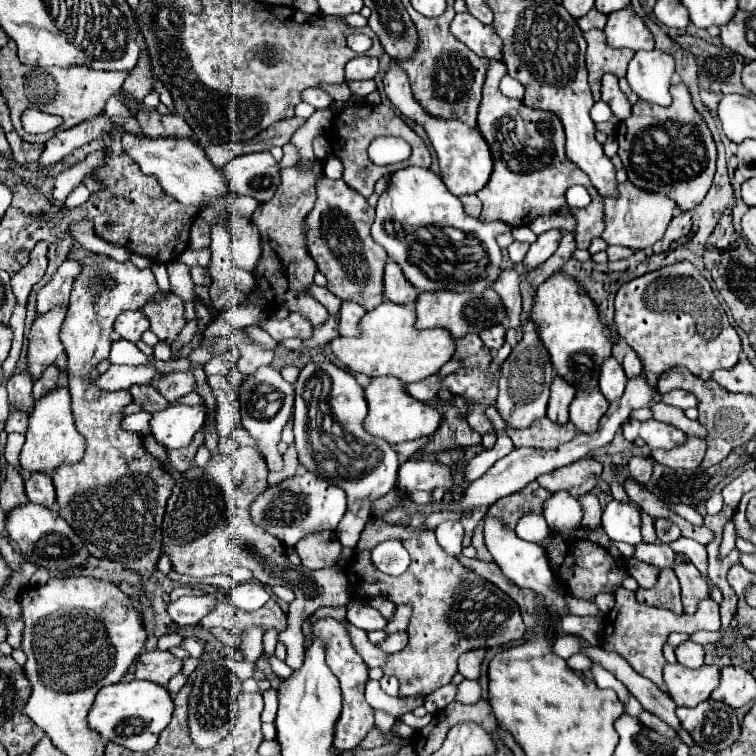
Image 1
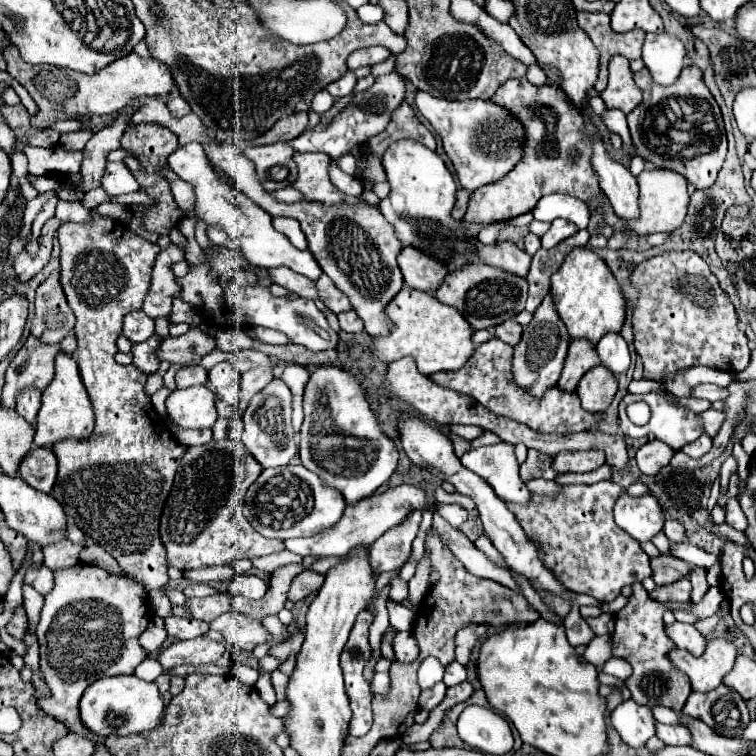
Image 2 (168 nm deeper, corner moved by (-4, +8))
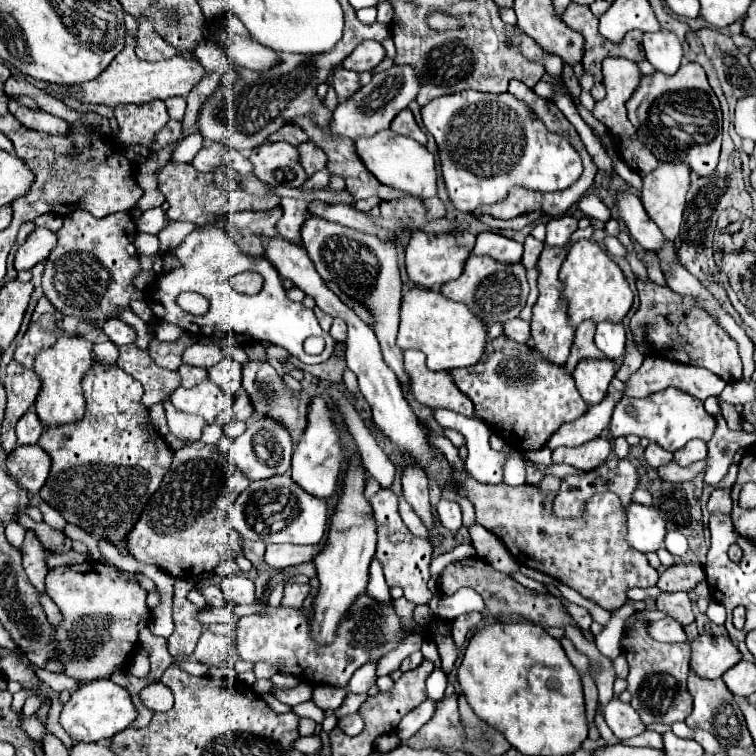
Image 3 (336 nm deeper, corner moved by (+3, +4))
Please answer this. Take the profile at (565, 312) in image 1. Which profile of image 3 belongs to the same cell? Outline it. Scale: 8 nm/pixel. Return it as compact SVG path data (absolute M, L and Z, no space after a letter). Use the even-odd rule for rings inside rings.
M578 240L570 250L568 256L560 268L560 280L562 280L562 298L568 304L568 318L570 324L576 328L578 324L582 324L584 320L592 320L592 322L622 322L622 318L628 314L630 306L632 306L632 290L622 274L622 270L606 256L606 252L592 240Z

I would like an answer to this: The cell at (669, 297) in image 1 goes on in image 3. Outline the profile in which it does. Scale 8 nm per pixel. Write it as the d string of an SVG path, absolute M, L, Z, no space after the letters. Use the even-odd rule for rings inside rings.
M636 278L636 288L640 294L640 308L630 318L630 330L638 350L648 346L652 356L662 356L690 366L702 366L726 382L738 382L742 378L742 360L736 340L728 336L718 320L704 310L696 298L680 296L668 286L660 286L650 278Z

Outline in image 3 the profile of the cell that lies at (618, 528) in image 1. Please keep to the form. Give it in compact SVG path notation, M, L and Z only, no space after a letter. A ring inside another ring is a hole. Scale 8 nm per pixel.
M632 502L624 506L626 514L626 542L640 552L656 552L666 536L666 524L652 506Z

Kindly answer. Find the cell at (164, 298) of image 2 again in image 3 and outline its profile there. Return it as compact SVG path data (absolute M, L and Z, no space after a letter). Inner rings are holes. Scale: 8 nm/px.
M168 222L168 226L158 234L160 240L160 254L168 254L172 250L176 250L186 234L190 234L196 226L192 222Z

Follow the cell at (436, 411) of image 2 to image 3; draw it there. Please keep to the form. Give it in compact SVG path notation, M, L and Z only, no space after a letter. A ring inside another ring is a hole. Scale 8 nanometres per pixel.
M418 350L404 352L404 370L410 378L410 392L414 398L436 410L446 408L464 416L474 416L474 406L466 394L462 394L448 372L430 372L426 368L426 356Z

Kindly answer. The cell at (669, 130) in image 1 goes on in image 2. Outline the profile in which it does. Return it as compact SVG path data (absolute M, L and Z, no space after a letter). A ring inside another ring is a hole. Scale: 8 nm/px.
M685 66L675 84L661 86L653 82L651 72L643 68L635 72L635 82L643 92L643 102L629 114L635 154L657 168L685 174L689 184L697 190L713 186L727 154L727 138L721 108L705 86L701 70L697 66Z

